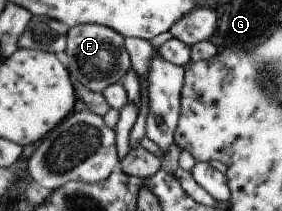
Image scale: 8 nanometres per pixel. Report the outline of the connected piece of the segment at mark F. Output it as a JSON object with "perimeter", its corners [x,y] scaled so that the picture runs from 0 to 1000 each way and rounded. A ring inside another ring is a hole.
{"perimeter":[[[340,109],[262,118],[241,133],[230,246],[245,370],[259,398],[291,403],[326,441],[351,441],[390,403],[422,398],[461,313],[454,251],[440,232],[436,175],[411,147],[369,118],[340,118]]]}

